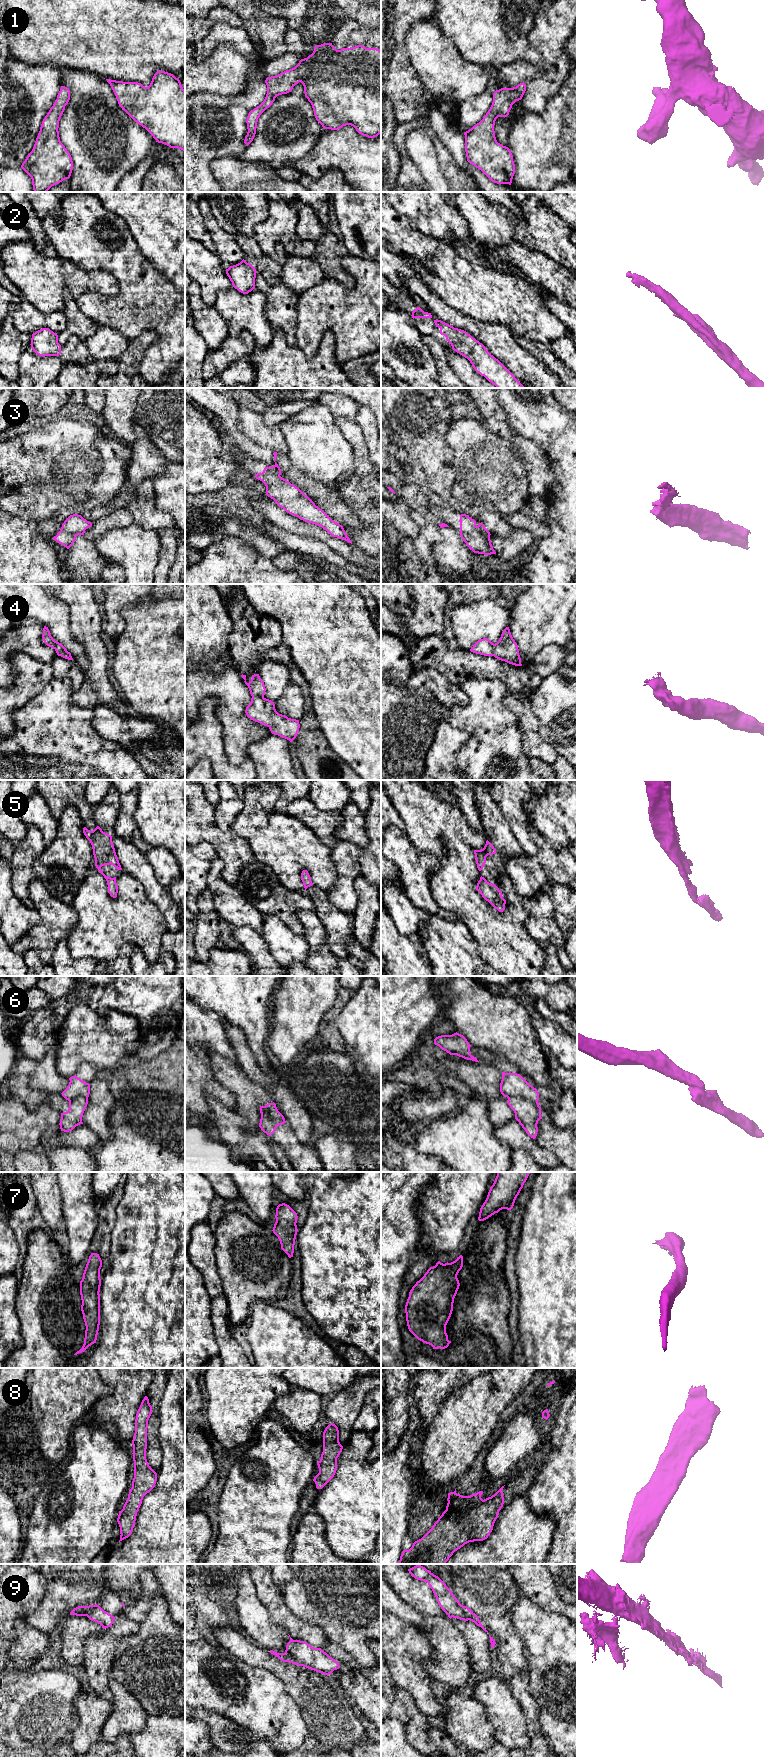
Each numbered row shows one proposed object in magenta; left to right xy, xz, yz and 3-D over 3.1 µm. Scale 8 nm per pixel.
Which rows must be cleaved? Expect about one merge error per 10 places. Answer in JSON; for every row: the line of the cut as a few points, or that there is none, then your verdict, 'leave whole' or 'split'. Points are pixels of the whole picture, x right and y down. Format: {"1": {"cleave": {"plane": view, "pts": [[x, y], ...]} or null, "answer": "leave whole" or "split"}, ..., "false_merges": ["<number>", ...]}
{"1": {"cleave": null, "answer": "leave whole"}, "2": {"cleave": null, "answer": "leave whole"}, "3": {"cleave": null, "answer": "leave whole"}, "4": {"cleave": null, "answer": "leave whole"}, "5": {"cleave": null, "answer": "leave whole"}, "6": {"cleave": {"plane": "yz", "pts": [[507, 1097], [526, 1098], [538, 1105]]}, "answer": "split"}, "7": {"cleave": null, "answer": "leave whole"}, "8": {"cleave": null, "answer": "leave whole"}, "9": {"cleave": null, "answer": "leave whole"}, "false_merges": ["6"]}

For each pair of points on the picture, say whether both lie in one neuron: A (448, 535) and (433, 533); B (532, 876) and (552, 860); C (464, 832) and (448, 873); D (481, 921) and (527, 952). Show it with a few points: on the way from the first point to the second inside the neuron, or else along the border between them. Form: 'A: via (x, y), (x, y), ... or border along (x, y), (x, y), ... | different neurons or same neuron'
A: border along (437, 542), (432, 547), (432, 556) | different neurons
B: via (537, 871), (547, 865) | same neuron
C: border along (443, 845), (454, 836), (457, 836), (473, 850) | different neurons
D: via (492, 931), (512, 951), (516, 952) | same neuron

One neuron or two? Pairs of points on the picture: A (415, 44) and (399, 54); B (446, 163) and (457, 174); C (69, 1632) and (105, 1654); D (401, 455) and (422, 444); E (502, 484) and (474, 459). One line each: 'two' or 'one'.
A: two
B: one
C: two
D: two
E: one

